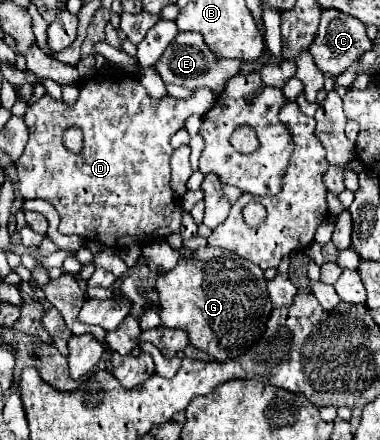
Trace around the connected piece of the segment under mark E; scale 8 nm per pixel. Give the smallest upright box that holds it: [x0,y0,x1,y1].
[154,32,242,92]

